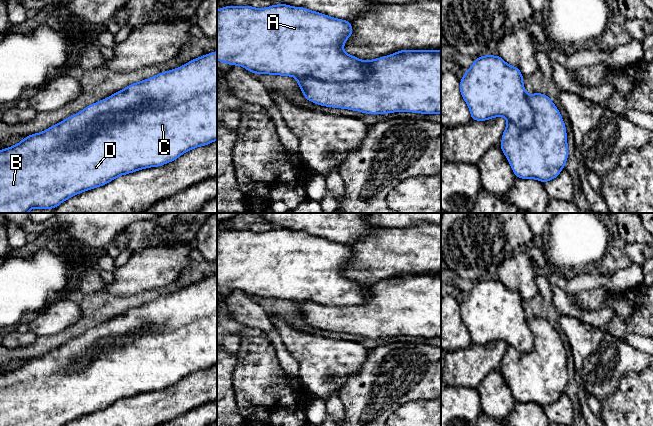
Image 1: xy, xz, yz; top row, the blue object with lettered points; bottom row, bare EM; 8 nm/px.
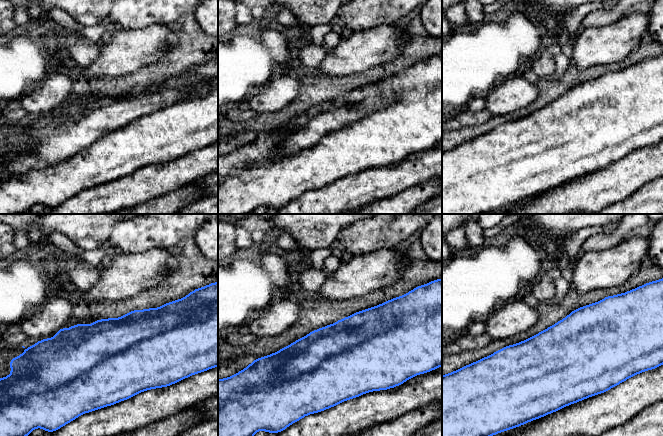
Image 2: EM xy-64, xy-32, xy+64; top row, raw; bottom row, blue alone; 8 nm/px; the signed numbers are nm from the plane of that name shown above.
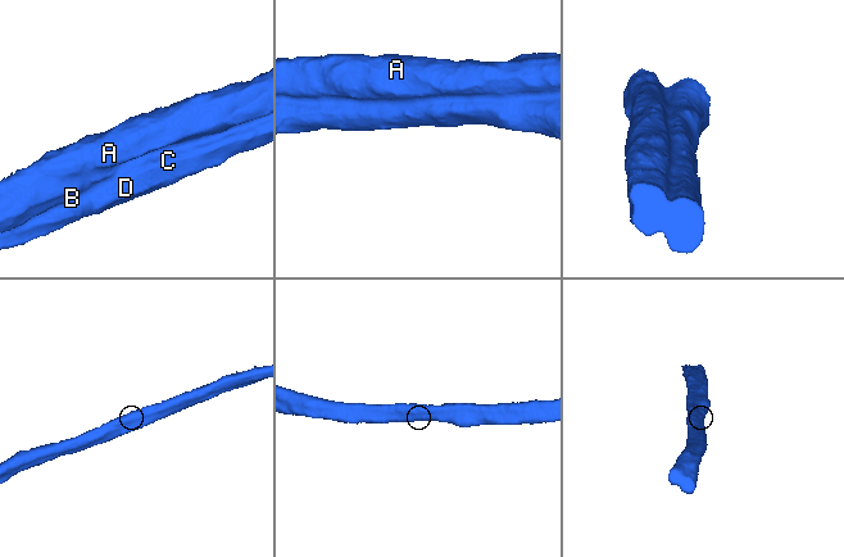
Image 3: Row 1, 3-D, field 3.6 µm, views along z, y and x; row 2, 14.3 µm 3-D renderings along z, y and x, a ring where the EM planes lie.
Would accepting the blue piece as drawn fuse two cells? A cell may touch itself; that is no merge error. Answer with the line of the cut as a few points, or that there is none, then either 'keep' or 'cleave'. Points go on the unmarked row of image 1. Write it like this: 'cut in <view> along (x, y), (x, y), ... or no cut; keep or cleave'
cut in xy along (117, 343), (97, 352), (85, 366), (76, 365); cleave

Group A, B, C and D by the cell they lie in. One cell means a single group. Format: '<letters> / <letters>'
A / B C D

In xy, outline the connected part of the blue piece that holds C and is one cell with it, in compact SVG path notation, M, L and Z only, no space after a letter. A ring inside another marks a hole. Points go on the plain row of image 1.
M217 275L193 283L179 292L130 308L47 354L31 358L18 368L0 374L0 426L64 426L121 399L165 389L191 373L216 364ZM104 340L109 340L113 346L94 355L86 367L78 367L78 360L90 354L93 345Z

